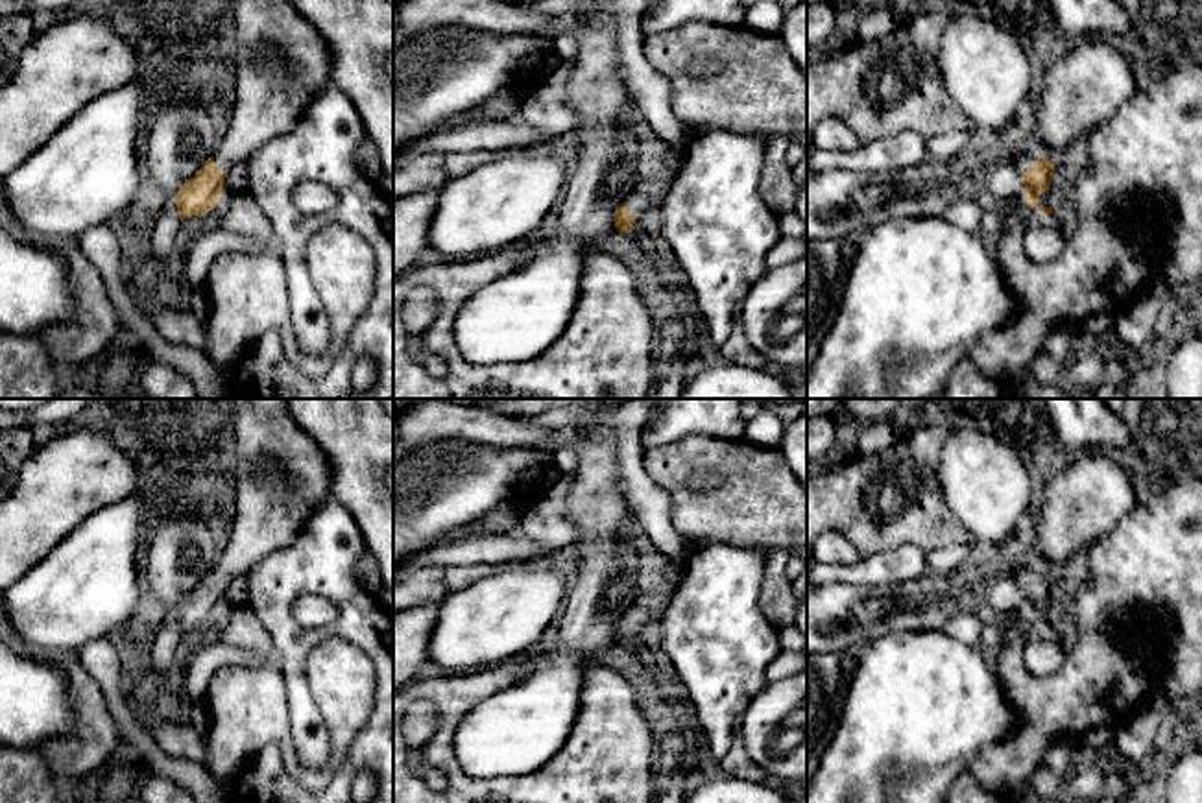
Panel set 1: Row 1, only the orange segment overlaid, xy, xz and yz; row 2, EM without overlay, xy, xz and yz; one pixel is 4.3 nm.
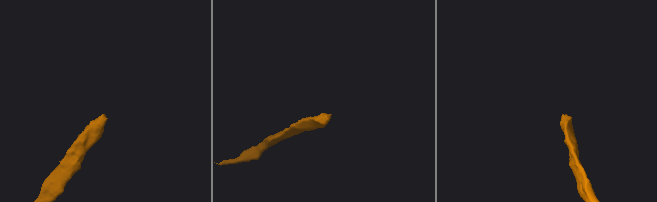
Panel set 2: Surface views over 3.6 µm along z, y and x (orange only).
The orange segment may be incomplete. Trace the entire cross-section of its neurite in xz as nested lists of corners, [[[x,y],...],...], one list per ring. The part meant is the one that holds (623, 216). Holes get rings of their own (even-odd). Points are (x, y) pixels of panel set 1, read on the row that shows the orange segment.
[[[637,190],[626,198],[626,201],[615,212],[615,227],[620,234],[631,233],[631,227],[639,216],[652,207],[652,199]]]

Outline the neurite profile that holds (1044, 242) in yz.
[[[1036,220],[1023,234],[1023,249],[1034,264],[1056,260],[1067,240],[1052,220]]]

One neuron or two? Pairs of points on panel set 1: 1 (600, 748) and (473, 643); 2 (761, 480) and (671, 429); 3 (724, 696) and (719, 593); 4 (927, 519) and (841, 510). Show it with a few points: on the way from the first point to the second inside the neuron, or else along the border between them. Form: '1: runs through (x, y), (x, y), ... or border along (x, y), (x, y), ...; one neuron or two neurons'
1: border along (527, 654), (490, 667); two neurons
2: border along (726, 438), (687, 434), (645, 453); two neurons
3: runs through (719, 671), (719, 619); one neuron
4: runs through (905, 525), (885, 534), (863, 530); one neuron

